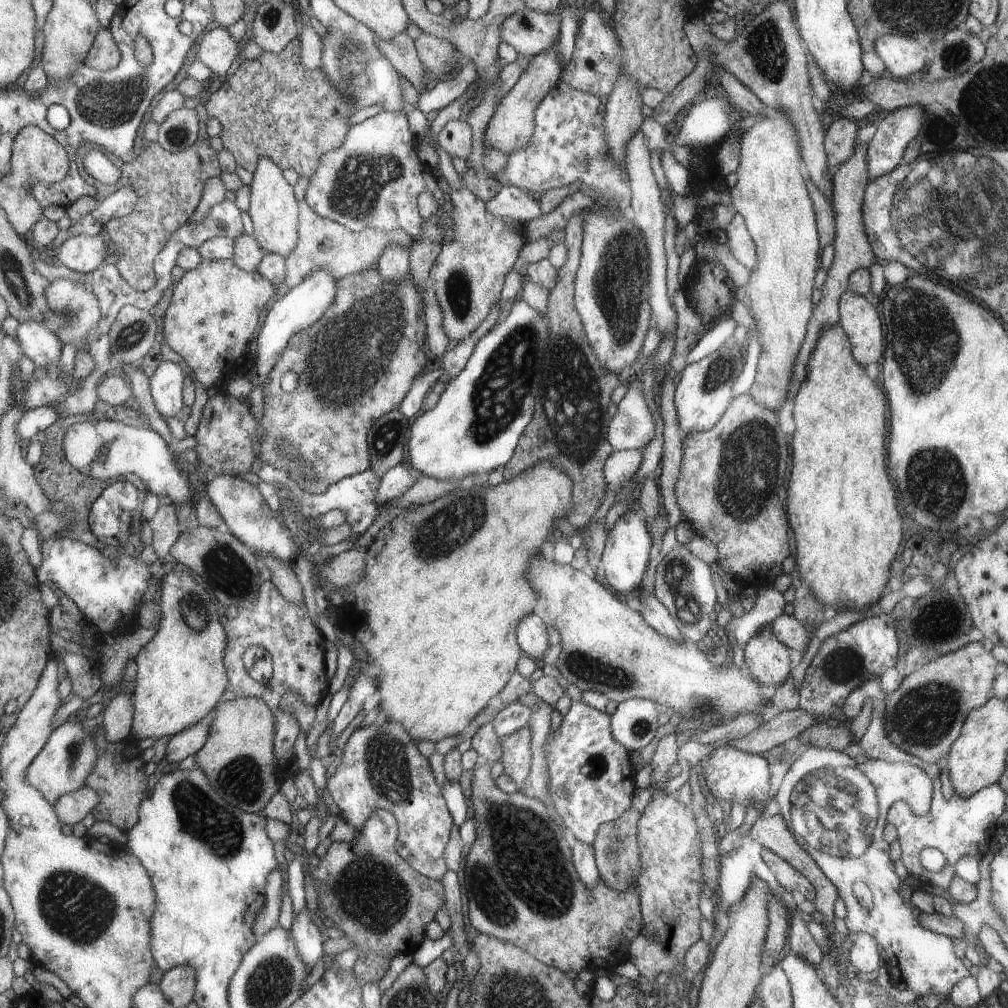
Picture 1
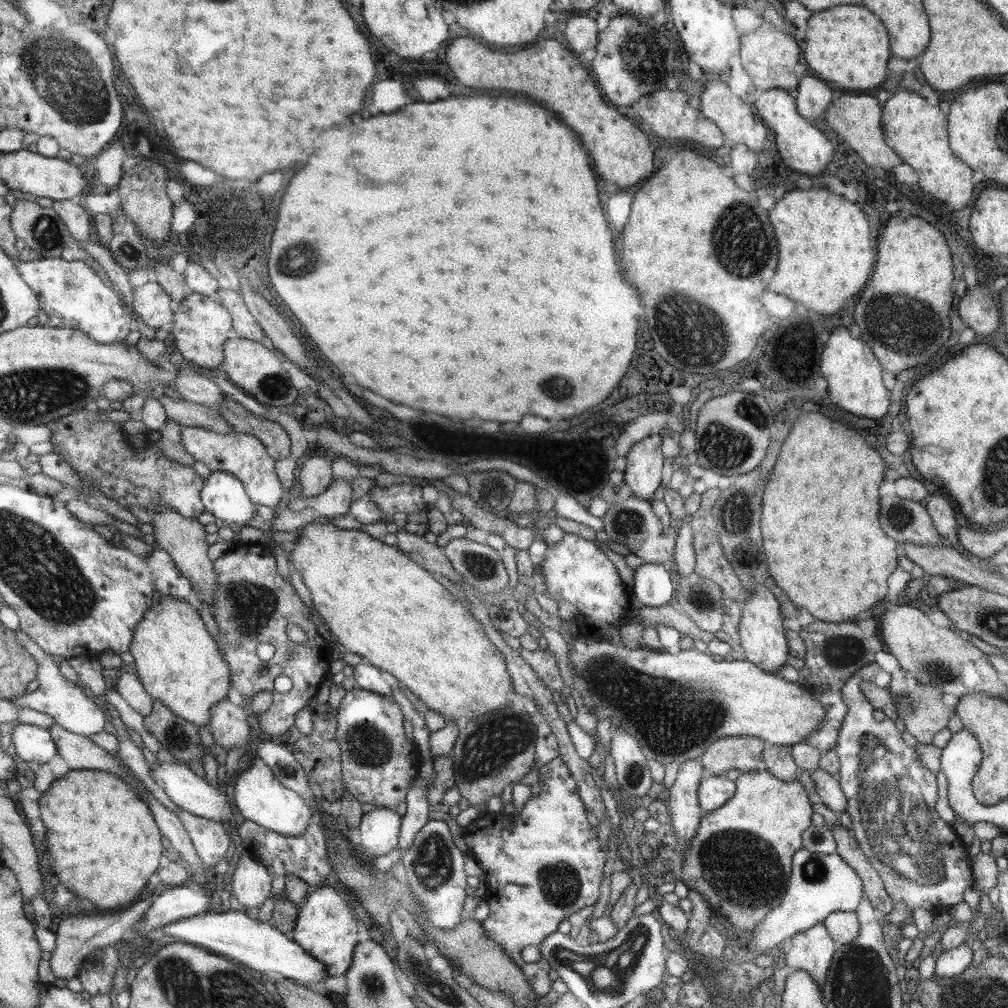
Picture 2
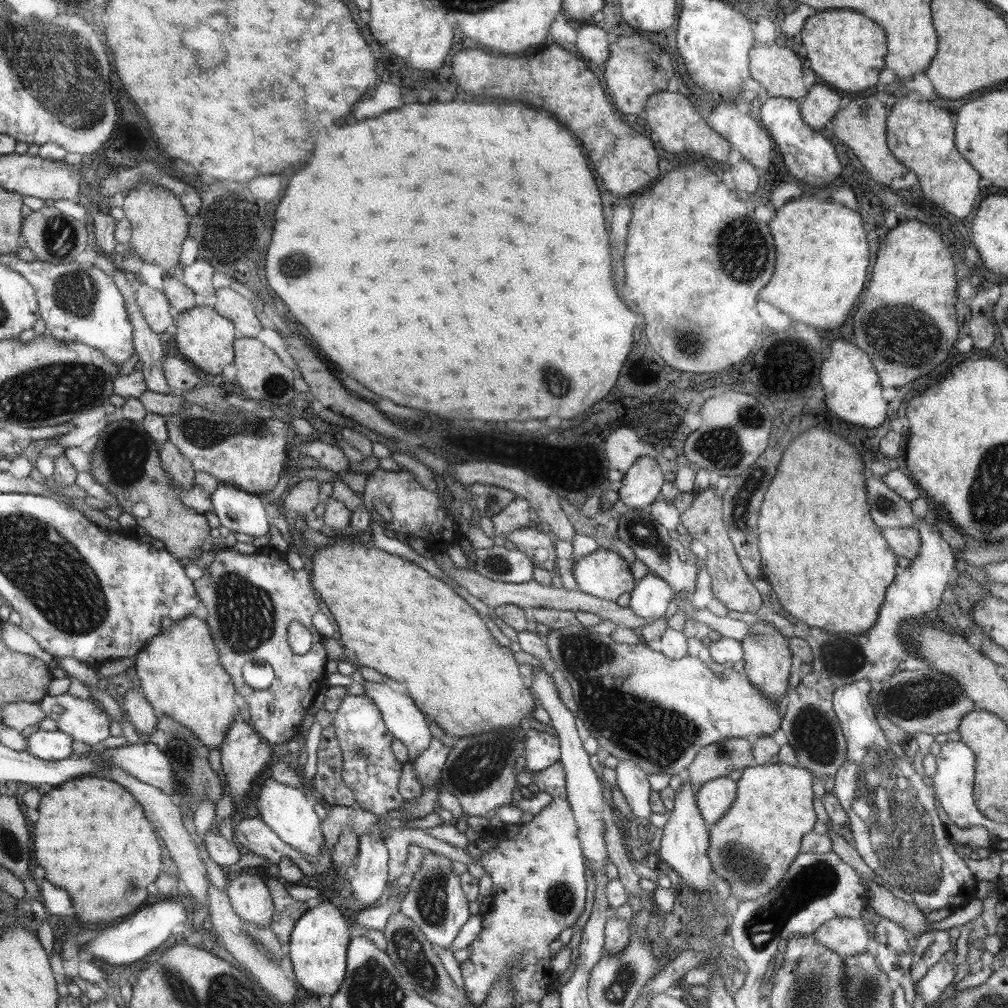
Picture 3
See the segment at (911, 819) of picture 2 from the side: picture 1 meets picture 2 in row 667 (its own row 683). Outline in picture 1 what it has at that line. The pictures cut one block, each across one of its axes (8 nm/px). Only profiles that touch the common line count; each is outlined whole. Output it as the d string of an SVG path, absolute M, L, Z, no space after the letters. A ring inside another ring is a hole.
M872 678L867 681L860 689L854 689L849 699L845 703L845 712L848 719L853 719L860 714L866 700L869 699L873 712L871 713L871 722L858 742L864 754L868 759L879 759L888 763L896 763L900 761L910 765L916 765L924 770L933 783L933 798L931 808L924 815L914 815L907 803L897 801L892 804L887 811L887 824L892 824L897 829L899 844L901 847L902 864L908 870L908 875L913 876L920 882L925 882L940 888L940 890L948 890L953 880L954 864L963 857L982 858L986 853L990 844L992 844L998 833L997 820L1007 810L1007 795L1004 788L1000 784L995 783L990 787L984 788L982 791L976 792L970 799L962 799L957 795L952 798L944 798L941 788L941 772L936 763L928 763L919 757L910 755L909 753L900 751L885 734L885 699L887 694L881 690L880 678ZM927 847L940 850L941 854L947 859L946 867L938 873L930 873L926 871L919 862L920 852Z

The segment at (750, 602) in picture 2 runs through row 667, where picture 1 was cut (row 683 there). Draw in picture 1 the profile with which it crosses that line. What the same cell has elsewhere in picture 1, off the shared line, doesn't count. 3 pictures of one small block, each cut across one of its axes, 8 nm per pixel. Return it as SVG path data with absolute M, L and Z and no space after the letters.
M771 624L759 631L743 648L747 674L761 685L779 686L788 678L790 652L788 646L780 642Z

